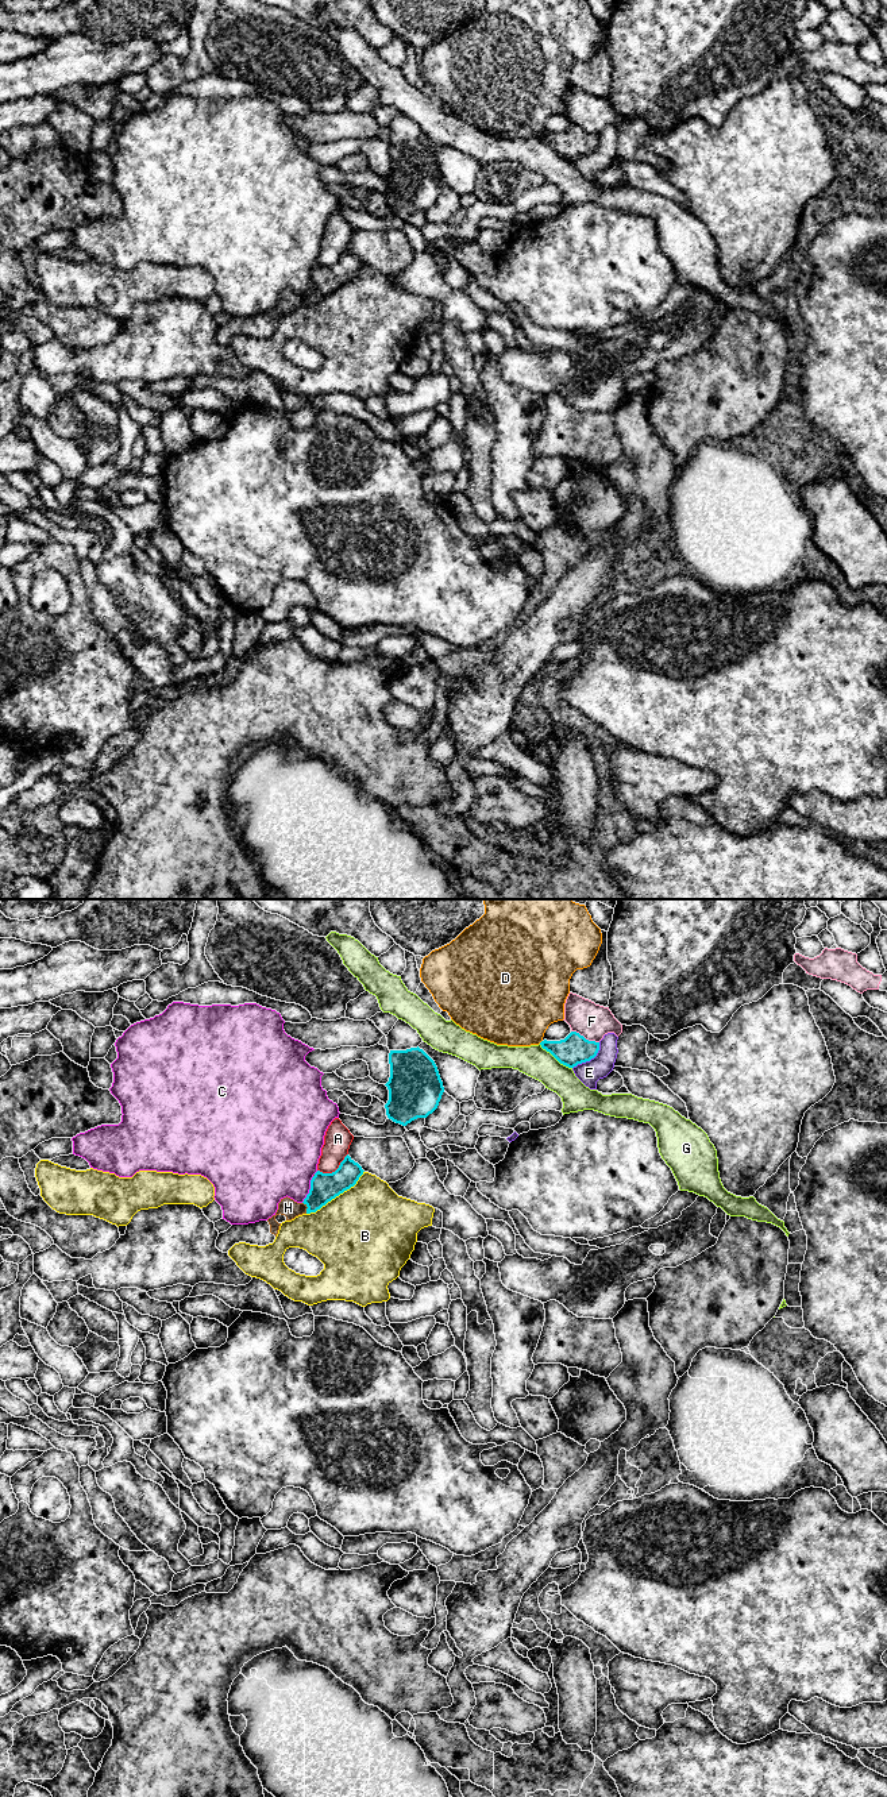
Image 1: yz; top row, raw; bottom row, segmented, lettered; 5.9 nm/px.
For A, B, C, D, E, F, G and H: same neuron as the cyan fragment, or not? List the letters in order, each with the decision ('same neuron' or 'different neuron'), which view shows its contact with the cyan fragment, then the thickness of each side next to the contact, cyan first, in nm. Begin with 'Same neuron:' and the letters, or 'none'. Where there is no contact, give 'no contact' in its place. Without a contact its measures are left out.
Same neuron: H
A: different neuron; contact in yz; calibres 170 and 160 nm
B: different neuron; contact in yz; calibres 170 and 480 nm
C: different neuron; contact in yz; calibres 170 and 440 nm
D: different neuron; no contact
E: different neuron; contact in yz; calibres 180 and 140 nm
F: different neuron; contact in yz; calibres 180 and 200 nm
G: different neuron; contact in yz; calibres 180 and 190 nm
H: same neuron; contact in yz; calibres 170 and 110 nm

